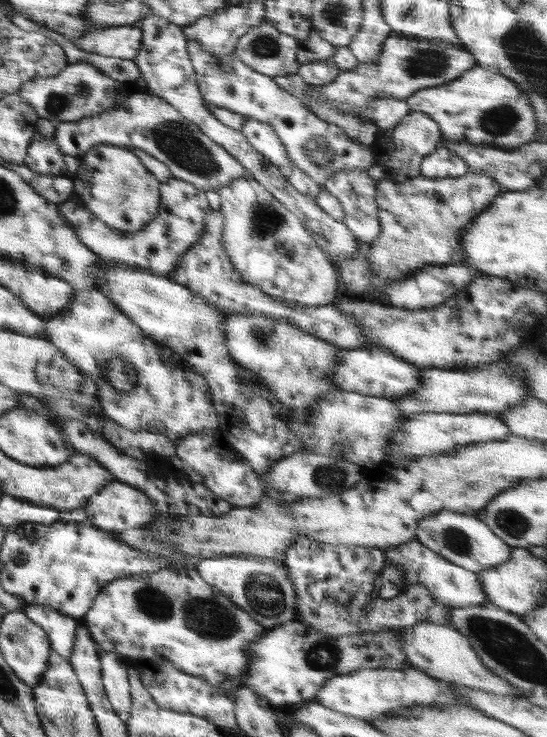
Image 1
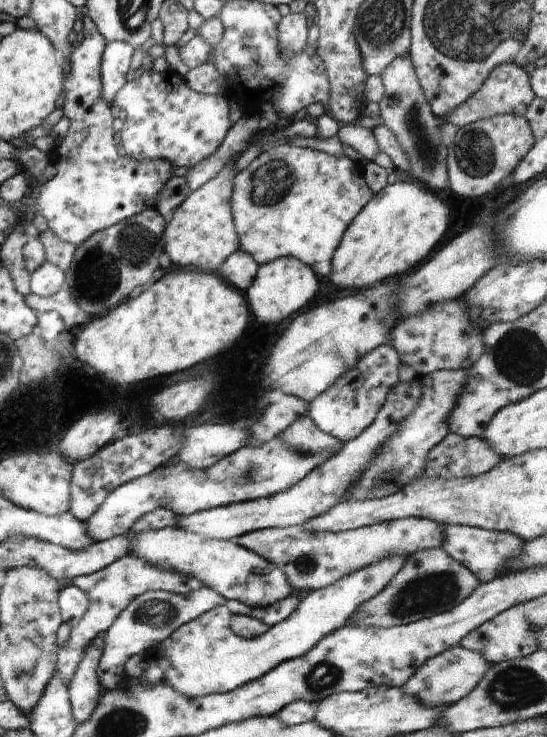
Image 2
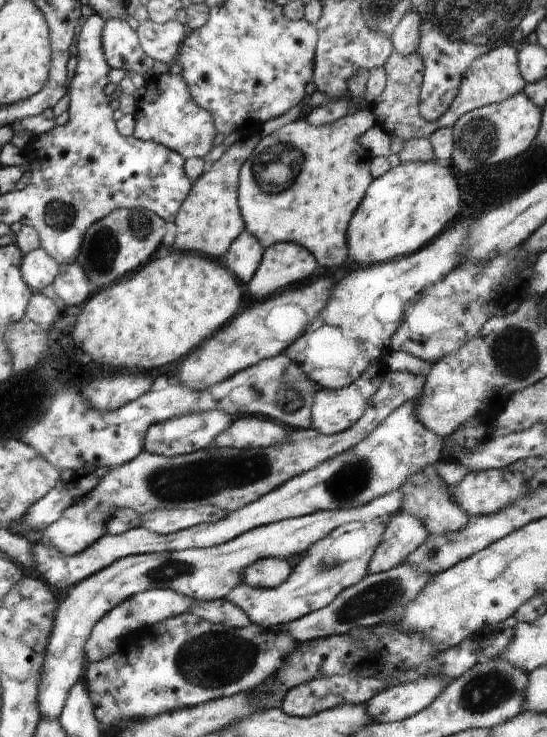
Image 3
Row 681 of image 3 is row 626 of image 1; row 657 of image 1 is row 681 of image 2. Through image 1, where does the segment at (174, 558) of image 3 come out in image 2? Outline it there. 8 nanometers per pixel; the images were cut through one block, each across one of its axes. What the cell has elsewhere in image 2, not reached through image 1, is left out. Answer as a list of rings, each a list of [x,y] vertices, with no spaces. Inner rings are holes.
[[[132,554],[123,556],[96,572],[74,577],[72,584],[86,590],[86,594],[90,598],[90,606],[88,606],[84,618],[72,628],[68,642],[58,649],[55,674],[58,674],[66,683],[72,680],[86,646],[94,638],[103,635],[114,624],[118,614],[130,604],[133,598],[148,591],[168,591],[185,595],[203,587],[202,582],[198,582],[198,579],[184,577],[177,572],[171,573],[167,570],[160,570],[157,566],[150,566],[148,562],[142,562],[142,558],[136,558]]]

